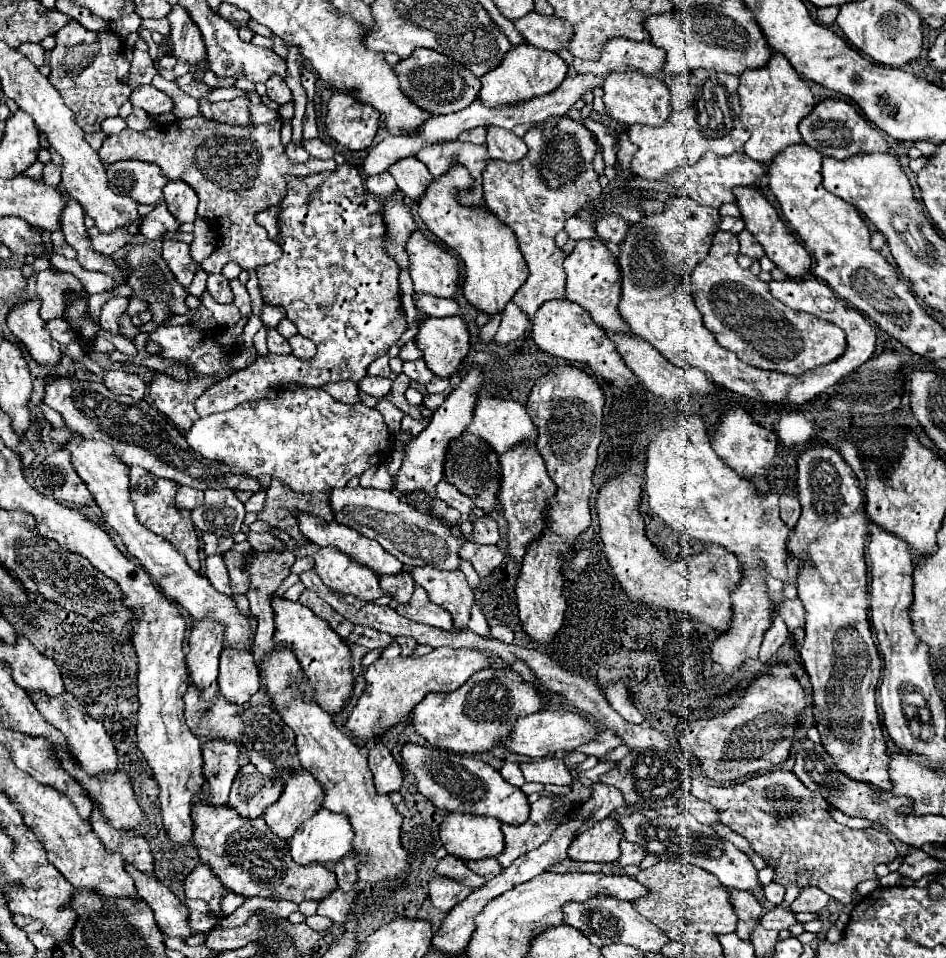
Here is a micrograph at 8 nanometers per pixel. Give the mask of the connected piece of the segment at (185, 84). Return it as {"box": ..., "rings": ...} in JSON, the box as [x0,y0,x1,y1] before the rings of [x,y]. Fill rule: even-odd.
{"box":[176,73,210,99],"rings":[[[186,73],[184,77],[180,77],[180,79],[176,81],[176,85],[178,85],[184,93],[188,93],[188,95],[192,95],[192,97],[196,97],[196,99],[200,99],[200,97],[204,97],[204,95],[210,93],[210,87],[208,87],[204,81],[194,79],[192,73]]]}

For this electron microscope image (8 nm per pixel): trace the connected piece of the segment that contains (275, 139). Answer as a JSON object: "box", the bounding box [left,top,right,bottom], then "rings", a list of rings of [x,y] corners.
{"box":[98,117,306,273],"rings":[[[204,117],[178,119],[170,125],[154,125],[146,131],[124,129],[118,135],[104,139],[98,151],[104,165],[120,159],[140,159],[158,163],[162,175],[188,183],[200,201],[198,217],[214,223],[218,245],[214,253],[202,263],[206,273],[220,273],[228,261],[236,261],[242,269],[256,269],[282,257],[280,245],[254,221],[254,215],[266,207],[282,201],[284,173],[300,175],[306,165],[292,163],[280,141],[280,121],[274,119],[266,125],[218,125]]]}

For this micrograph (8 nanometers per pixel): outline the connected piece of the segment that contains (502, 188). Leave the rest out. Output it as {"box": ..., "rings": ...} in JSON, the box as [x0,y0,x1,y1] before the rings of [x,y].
{"box":[484,117,602,321],"rings":[[[550,117],[544,127],[532,129],[524,137],[530,147],[528,157],[516,165],[504,161],[490,161],[484,177],[484,197],[488,209],[508,225],[524,255],[530,277],[514,295],[514,303],[532,321],[542,303],[564,299],[564,251],[556,245],[554,237],[564,229],[566,219],[590,203],[602,199],[598,175],[592,169],[592,159],[598,149],[594,135],[578,121],[568,117]]]}

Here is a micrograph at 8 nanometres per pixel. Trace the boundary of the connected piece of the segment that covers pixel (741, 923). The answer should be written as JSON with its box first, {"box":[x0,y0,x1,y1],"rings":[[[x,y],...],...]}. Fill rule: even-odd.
{"box":[728,889,762,939],"rings":[[[728,889],[728,891],[730,891],[730,903],[738,917],[736,933],[738,937],[748,939],[750,929],[754,929],[754,921],[758,921],[758,917],[762,915],[762,905],[750,891],[740,891],[740,889]]]}

